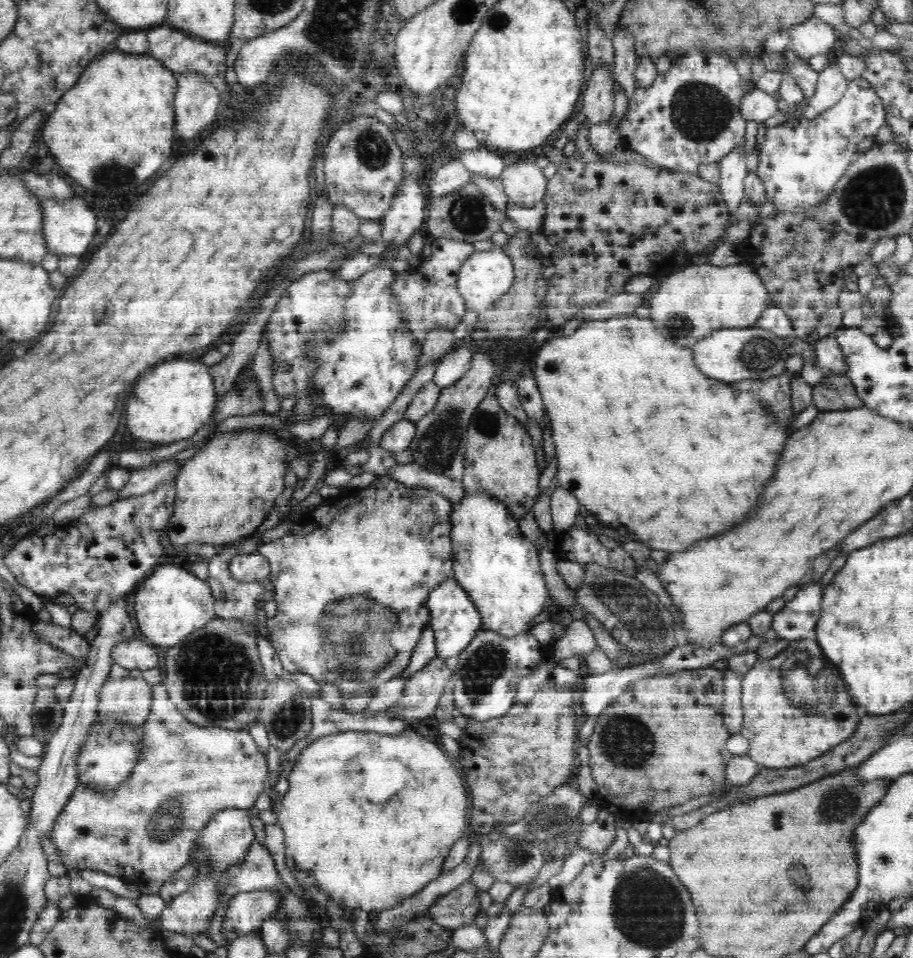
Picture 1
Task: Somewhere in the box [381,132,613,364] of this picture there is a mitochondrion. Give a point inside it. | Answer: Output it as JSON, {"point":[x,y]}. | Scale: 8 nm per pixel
{"point":[466,213]}

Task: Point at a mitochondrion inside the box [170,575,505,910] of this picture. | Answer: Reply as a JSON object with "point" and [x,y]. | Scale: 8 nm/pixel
{"point":[215,672]}

